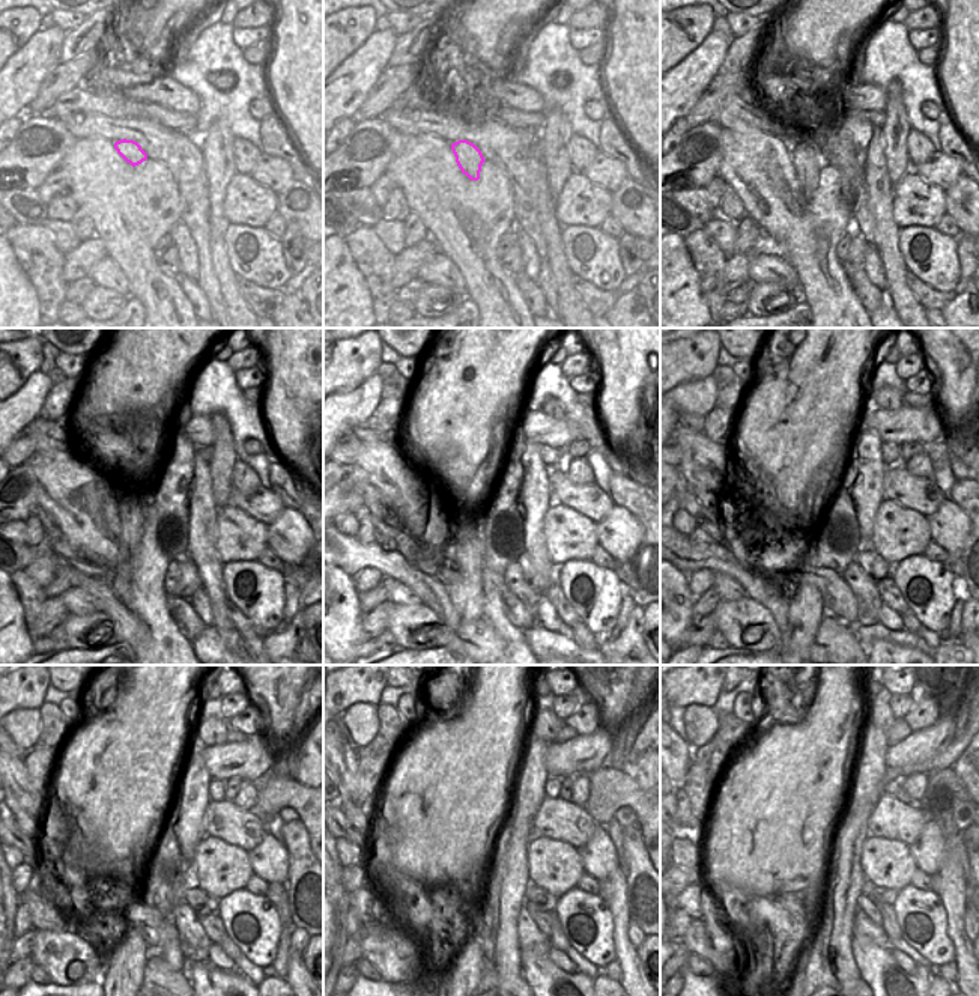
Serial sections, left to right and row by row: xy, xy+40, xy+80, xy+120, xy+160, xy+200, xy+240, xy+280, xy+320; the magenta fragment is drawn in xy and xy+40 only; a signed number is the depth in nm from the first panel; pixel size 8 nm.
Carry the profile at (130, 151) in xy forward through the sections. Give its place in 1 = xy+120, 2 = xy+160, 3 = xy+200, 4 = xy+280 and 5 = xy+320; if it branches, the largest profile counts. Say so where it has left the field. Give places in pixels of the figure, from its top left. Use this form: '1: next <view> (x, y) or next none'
1: next xy+120 (131, 513)
2: next xy+160 (463, 584)
3: next xy+200 (806, 607)
4: next xy+280 (478, 948)
5: next xy+320 (814, 971)

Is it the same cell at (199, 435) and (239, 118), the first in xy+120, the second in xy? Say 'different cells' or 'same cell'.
different cells

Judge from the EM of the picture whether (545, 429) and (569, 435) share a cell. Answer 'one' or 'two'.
one

